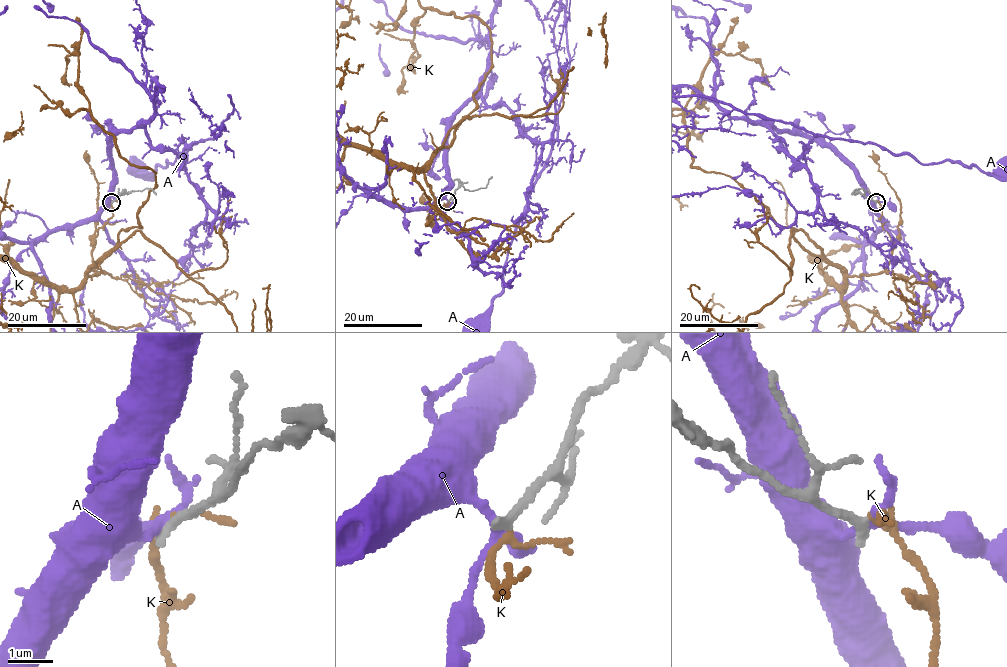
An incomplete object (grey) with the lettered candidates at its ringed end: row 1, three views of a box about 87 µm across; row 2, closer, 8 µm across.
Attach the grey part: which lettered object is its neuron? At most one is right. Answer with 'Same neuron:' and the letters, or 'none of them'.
Same neuron: none of them

